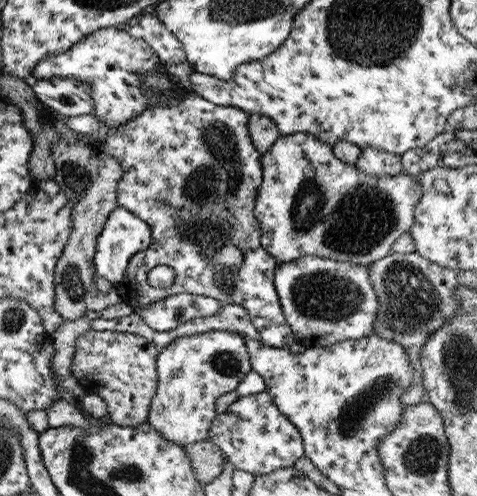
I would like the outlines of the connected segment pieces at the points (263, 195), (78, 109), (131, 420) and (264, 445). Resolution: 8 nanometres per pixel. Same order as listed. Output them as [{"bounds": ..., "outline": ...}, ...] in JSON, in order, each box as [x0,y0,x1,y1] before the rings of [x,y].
[{"bounds":[255,131,422,266],"outline":[[[305,131],[280,135],[268,152],[261,155],[263,179],[256,197],[255,215],[260,223],[261,244],[278,264],[302,256],[370,266],[391,254],[392,244],[409,233],[414,224],[414,207],[422,197],[418,180],[401,171],[396,176],[370,176],[354,164],[342,162],[331,146]]]},{"bounds":[32,76,94,117],"outline":[[[60,76],[36,78],[32,87],[38,101],[63,117],[85,115],[94,109],[90,86],[82,80]]]},{"bounds":[71,329,159,428],"outline":[[[88,329],[76,339],[71,374],[88,394],[97,394],[107,404],[107,418],[134,428],[147,420],[150,404],[158,390],[156,358],[159,350],[143,336],[116,330]]]},{"bounds":[208,391,304,476],"outline":[[[266,391],[239,397],[226,411],[217,414],[208,439],[219,446],[223,456],[236,469],[254,476],[294,467],[294,463],[304,455],[303,440],[298,427],[278,410]]]}]

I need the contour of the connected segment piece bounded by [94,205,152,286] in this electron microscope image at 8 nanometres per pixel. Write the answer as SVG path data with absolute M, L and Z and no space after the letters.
M118 205L110 213L104 231L100 234L95 251L94 267L97 276L100 276L114 286L124 280L125 273L132 256L138 252L143 252L150 247L152 241L152 232L150 227L130 210Z

